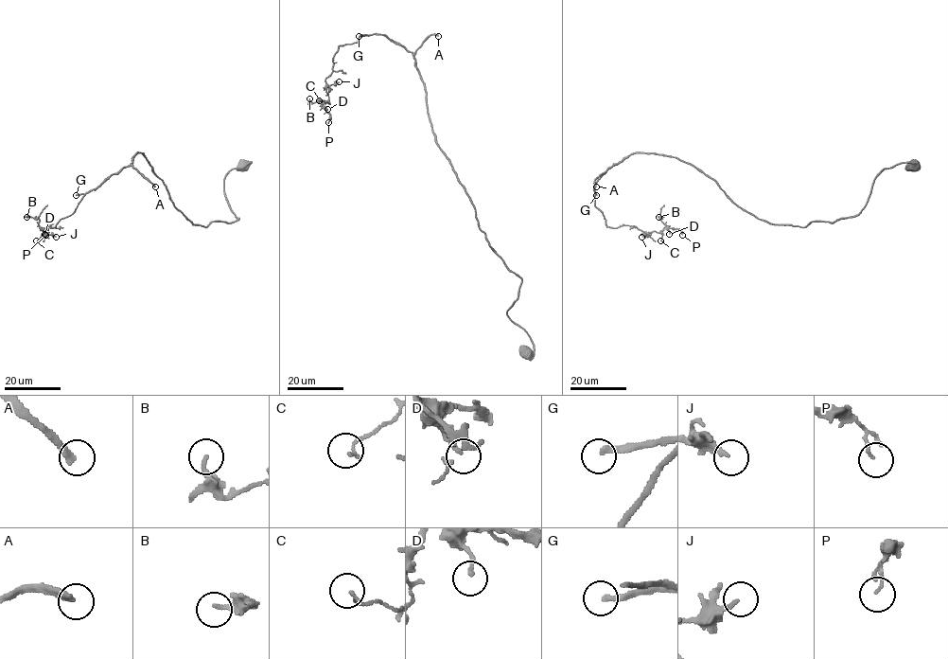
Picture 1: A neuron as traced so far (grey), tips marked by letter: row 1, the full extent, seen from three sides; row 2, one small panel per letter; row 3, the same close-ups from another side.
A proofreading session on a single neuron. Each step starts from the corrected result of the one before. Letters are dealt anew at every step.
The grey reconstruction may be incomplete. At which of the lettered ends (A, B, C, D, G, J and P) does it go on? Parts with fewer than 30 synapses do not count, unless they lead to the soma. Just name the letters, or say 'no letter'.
A, G

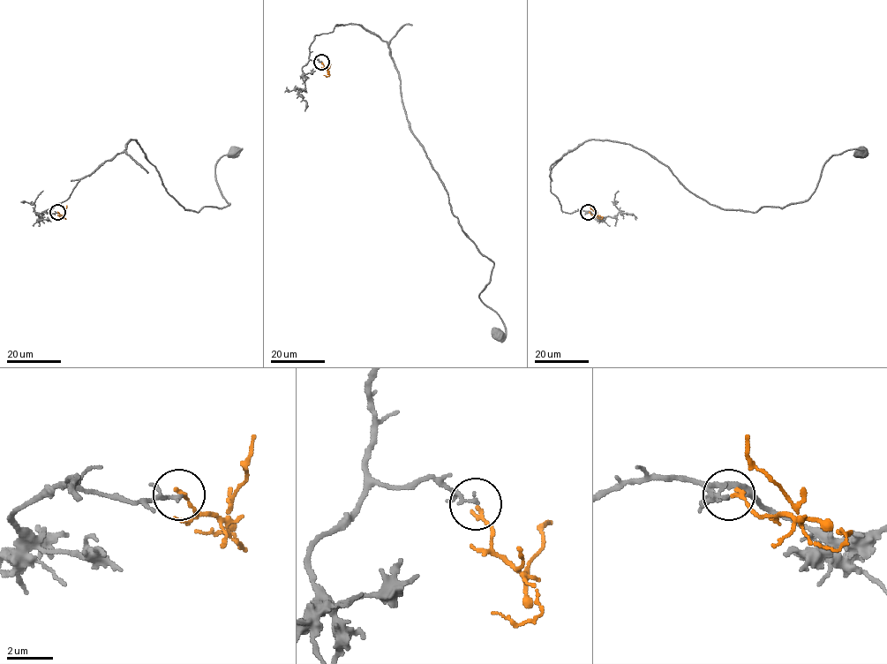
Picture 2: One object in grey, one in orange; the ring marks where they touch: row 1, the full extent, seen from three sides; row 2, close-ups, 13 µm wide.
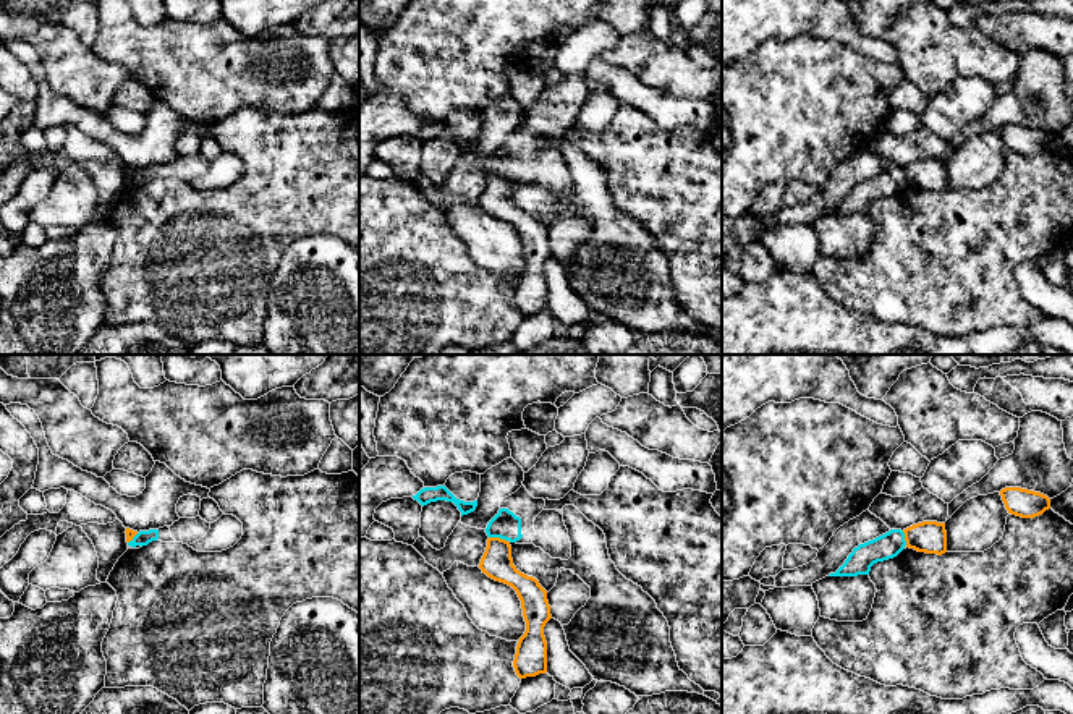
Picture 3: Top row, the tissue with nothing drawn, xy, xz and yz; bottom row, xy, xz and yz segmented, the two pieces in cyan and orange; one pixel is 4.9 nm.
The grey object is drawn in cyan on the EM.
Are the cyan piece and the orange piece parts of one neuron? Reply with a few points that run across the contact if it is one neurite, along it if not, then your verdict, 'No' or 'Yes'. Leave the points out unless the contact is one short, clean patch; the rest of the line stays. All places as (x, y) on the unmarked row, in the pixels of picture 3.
Line: xz (489, 174), (499, 174), (507, 178). No

